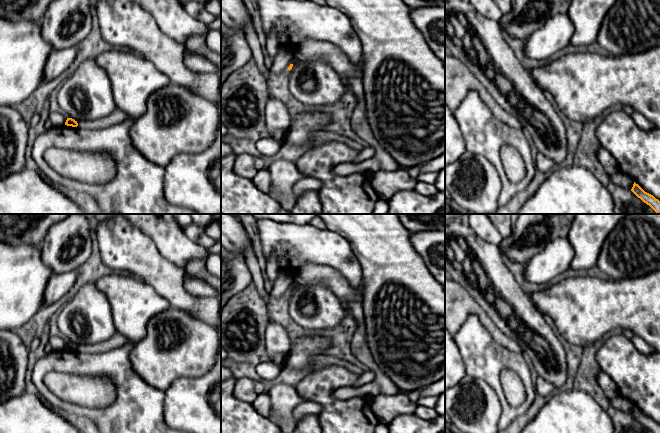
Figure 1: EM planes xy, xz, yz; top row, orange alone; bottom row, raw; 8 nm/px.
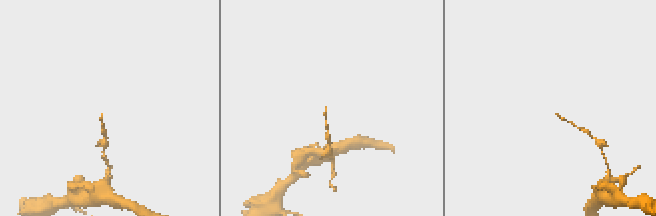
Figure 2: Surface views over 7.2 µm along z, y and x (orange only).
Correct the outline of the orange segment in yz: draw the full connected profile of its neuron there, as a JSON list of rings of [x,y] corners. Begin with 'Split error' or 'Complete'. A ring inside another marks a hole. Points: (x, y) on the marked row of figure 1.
Complete. [[[634,182],[631,191],[640,198],[644,203],[649,205],[656,214],[660,214],[660,201],[653,195],[645,192],[638,184]]]

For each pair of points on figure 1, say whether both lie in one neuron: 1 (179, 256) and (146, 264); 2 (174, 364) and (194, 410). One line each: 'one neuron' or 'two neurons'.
1: two neurons
2: two neurons

